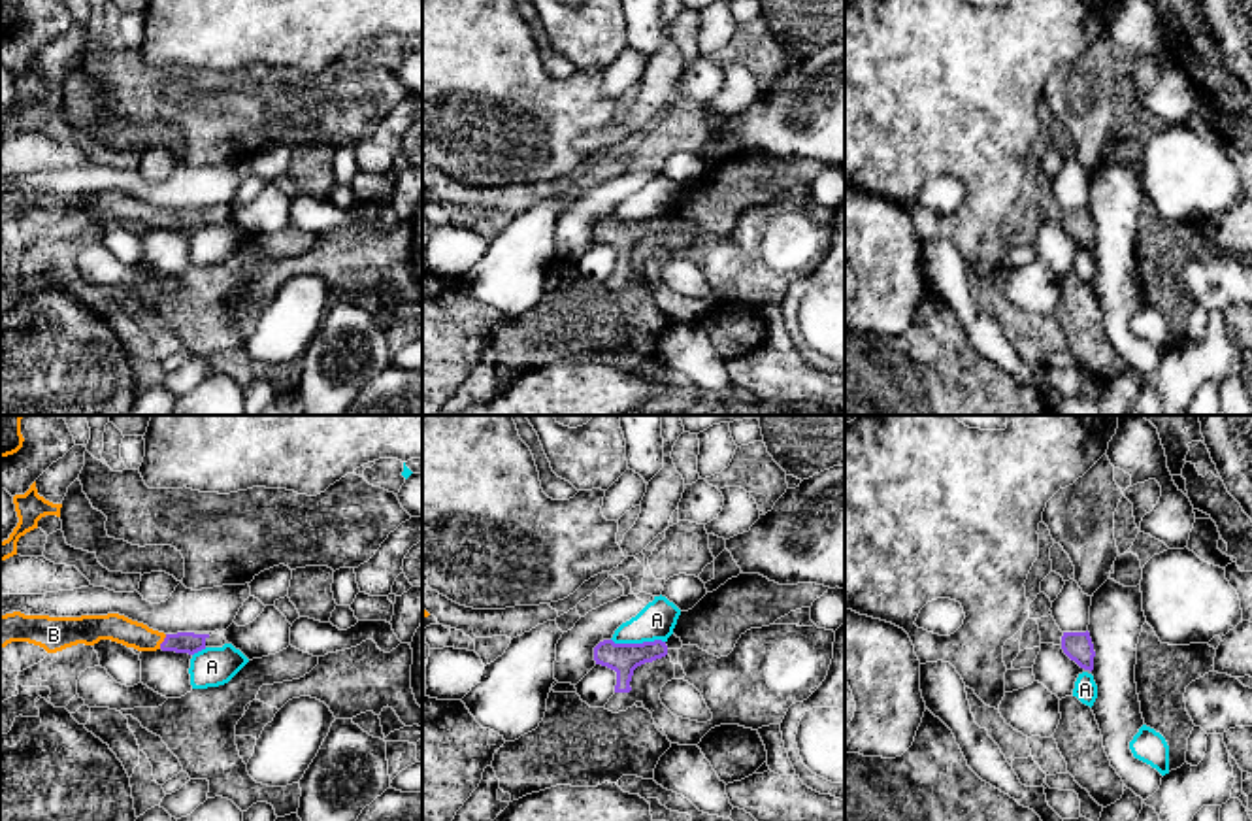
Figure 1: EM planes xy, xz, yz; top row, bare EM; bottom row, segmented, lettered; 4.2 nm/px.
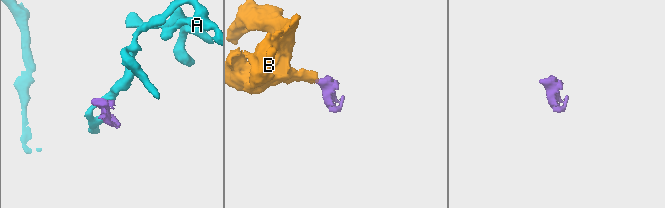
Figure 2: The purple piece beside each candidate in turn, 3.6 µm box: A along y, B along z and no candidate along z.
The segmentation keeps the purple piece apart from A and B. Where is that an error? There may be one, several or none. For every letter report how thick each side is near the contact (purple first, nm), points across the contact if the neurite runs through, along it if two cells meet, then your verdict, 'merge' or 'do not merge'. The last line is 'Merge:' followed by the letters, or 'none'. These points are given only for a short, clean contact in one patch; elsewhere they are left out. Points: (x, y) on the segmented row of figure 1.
A: 130/160 nm | along xz (611, 638), (615, 642), (664, 642) | do not merge
B: 100/120 nm | across xy (183, 642), (163, 642), (114, 627) | merge
Merge: B

